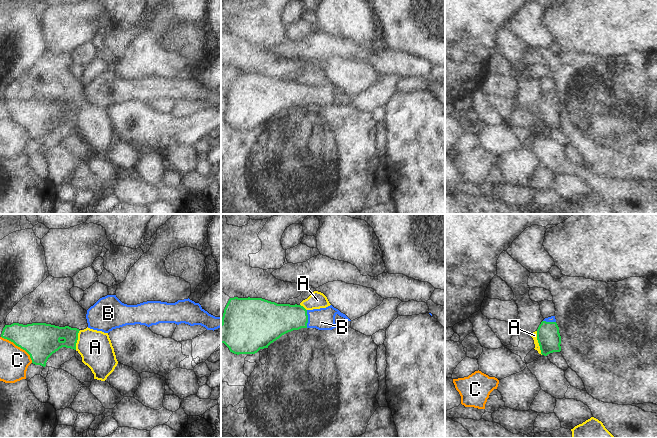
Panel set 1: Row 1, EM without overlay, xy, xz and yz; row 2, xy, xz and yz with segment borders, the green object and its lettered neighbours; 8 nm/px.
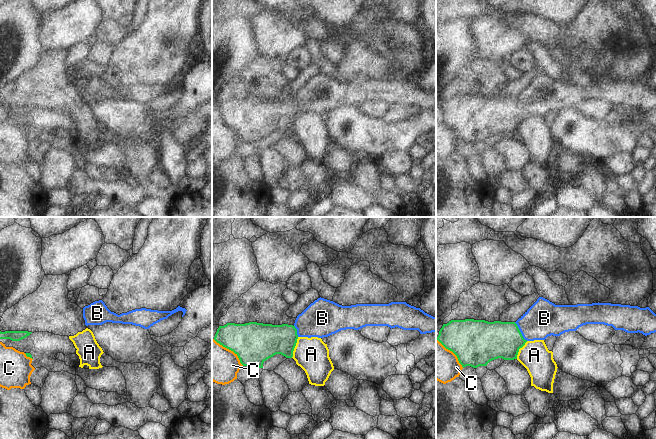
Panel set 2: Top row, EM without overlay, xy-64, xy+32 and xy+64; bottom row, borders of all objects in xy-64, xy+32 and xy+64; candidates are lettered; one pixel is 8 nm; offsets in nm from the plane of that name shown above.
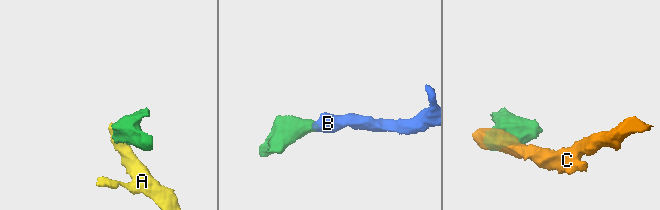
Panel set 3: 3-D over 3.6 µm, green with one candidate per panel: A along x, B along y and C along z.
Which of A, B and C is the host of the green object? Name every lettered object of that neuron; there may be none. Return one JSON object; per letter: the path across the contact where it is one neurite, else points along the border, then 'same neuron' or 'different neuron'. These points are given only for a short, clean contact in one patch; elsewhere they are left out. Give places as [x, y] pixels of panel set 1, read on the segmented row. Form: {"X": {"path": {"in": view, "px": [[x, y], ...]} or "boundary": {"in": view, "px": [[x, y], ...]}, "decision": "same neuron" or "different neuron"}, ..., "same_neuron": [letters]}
{"A": {"boundary": {"in": "yz", "px": [[536, 331], [536, 339], [542, 354]]}, "decision": "different neuron"}, "B": {"path": {"in": "xz", "px": [[276, 320], [307, 319], [324, 318]]}, "decision": "same neuron"}, "C": {"decision": "different neuron"}, "same_neuron": ["B"]}

